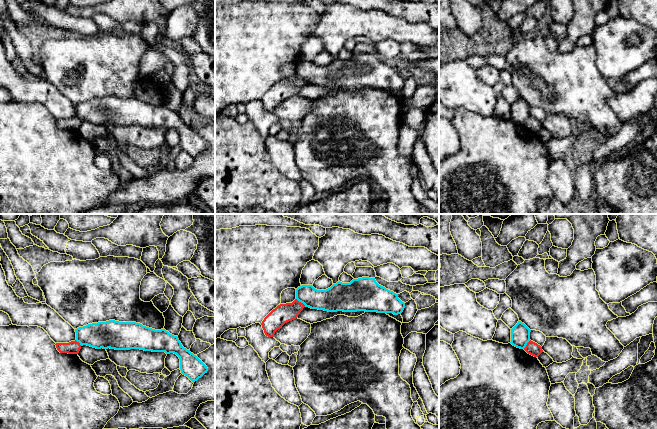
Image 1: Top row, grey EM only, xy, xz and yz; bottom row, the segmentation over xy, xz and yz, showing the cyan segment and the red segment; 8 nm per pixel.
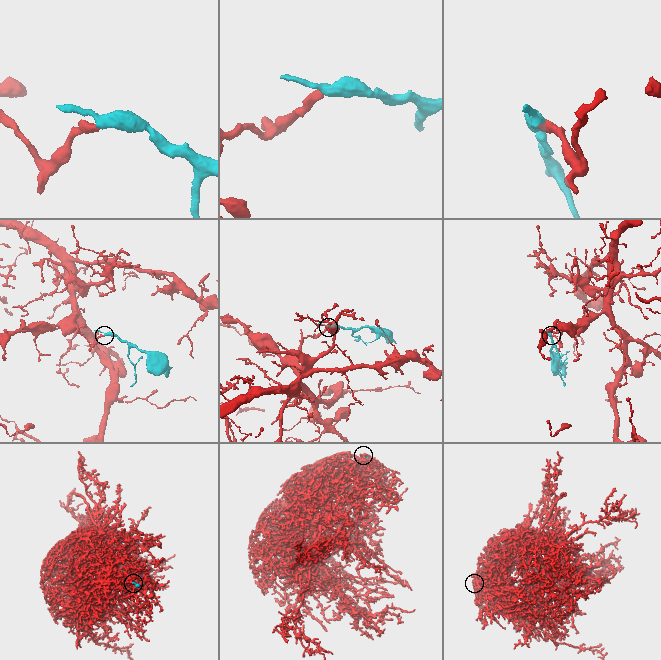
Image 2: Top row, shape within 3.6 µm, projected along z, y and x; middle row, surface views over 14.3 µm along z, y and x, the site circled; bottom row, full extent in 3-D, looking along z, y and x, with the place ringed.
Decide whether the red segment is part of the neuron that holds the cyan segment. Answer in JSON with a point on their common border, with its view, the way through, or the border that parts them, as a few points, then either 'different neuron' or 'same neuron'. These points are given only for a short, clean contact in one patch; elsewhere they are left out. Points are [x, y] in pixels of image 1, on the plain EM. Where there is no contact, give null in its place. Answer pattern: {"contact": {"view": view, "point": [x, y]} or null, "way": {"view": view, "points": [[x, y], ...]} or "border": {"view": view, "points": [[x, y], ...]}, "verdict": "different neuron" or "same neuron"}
{"contact": {"view": "xz", "point": [301, 78]}, "border": {"view": "xz", "points": [[296, 74], [305, 82]]}, "verdict": "different neuron"}

